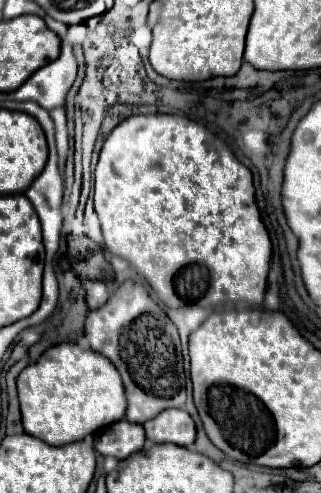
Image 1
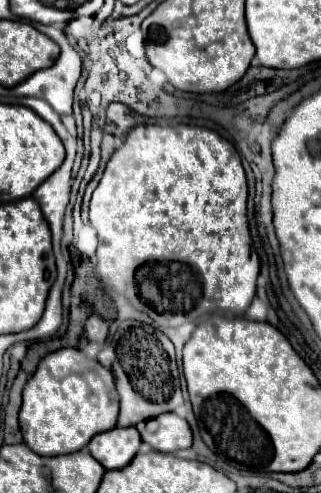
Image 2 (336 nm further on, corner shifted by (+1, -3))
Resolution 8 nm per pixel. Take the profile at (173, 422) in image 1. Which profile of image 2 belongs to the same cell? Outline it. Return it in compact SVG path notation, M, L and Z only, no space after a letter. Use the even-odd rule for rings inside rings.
M164 413L154 419L142 421L140 425L136 425L136 429L140 431L142 441L150 443L152 449L162 453L174 453L192 445L190 425L176 413Z

